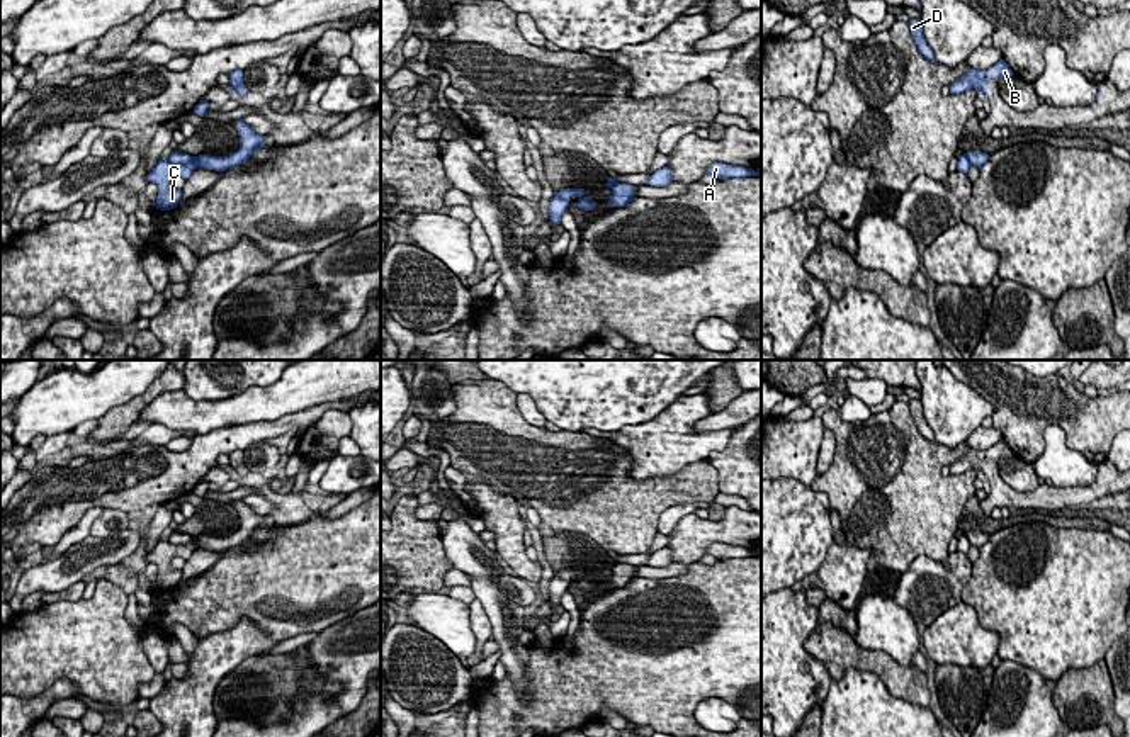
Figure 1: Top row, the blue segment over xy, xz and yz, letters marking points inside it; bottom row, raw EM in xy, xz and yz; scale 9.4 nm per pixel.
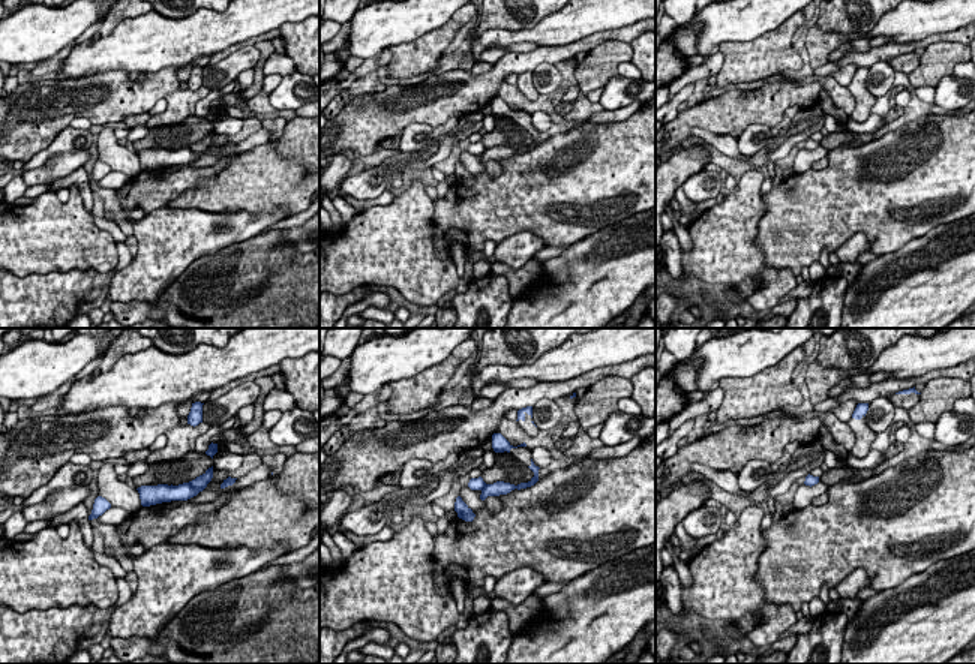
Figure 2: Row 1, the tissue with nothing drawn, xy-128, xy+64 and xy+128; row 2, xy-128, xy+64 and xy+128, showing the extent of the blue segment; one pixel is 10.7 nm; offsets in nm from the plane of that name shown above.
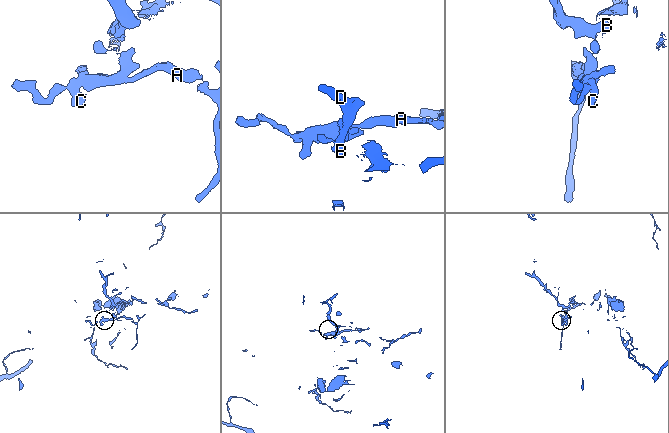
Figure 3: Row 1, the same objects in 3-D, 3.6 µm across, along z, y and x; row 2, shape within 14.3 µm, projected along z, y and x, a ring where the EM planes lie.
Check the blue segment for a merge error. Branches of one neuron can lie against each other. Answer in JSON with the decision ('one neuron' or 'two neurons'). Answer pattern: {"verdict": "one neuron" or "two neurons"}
{"verdict": "two neurons"}

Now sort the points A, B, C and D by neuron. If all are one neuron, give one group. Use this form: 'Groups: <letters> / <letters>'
Groups: A B D / C

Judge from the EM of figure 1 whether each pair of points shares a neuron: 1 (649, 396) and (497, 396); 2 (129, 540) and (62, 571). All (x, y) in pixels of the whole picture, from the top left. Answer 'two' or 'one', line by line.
1: two
2: one

